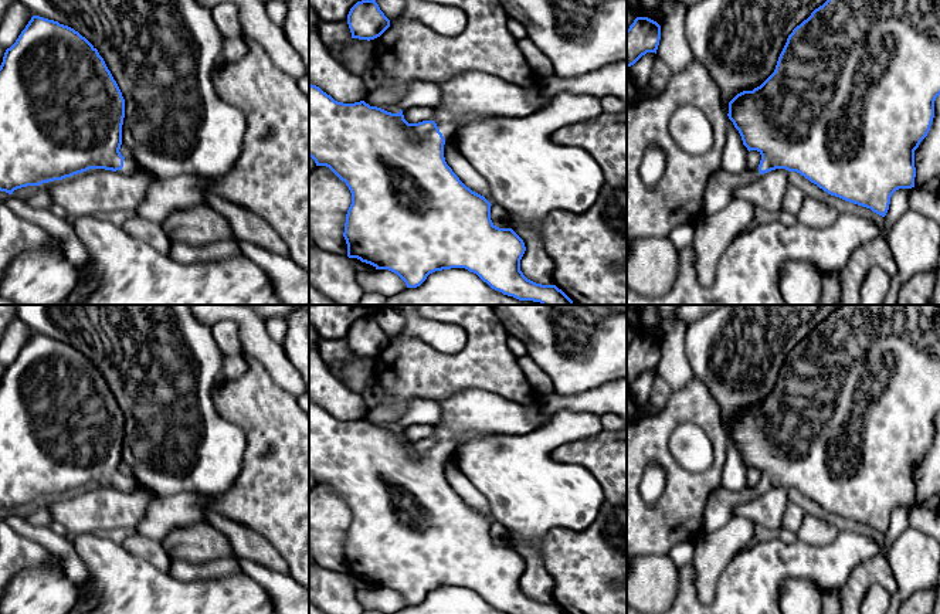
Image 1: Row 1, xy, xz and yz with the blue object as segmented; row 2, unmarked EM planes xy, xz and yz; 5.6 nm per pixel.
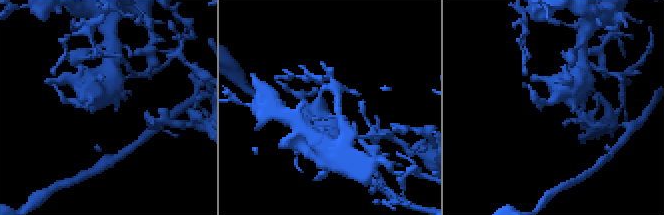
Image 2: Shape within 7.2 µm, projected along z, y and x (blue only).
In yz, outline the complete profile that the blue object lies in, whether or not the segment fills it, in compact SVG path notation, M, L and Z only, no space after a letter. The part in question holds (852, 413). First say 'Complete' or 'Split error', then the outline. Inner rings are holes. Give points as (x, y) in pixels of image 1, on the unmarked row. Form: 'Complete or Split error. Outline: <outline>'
Split error. Outline: M841 305L822 323L815 326L811 333L797 343L788 353L787 360L778 374L774 390L753 408L743 408L729 420L729 437L739 448L747 468L757 468L761 478L757 486L744 486L739 492L732 492L723 486L717 488L707 499L705 509L706 532L716 532L727 525L734 516L734 508L750 502L761 492L785 486L797 489L811 501L831 513L845 519L871 526L885 535L892 512L899 506L914 505L916 485L914 468L927 454L933 435L934 418L940 413L940 305Z

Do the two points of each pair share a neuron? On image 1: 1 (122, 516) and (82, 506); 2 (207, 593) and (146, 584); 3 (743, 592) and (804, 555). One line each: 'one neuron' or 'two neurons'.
1: one neuron
2: one neuron
3: one neuron

